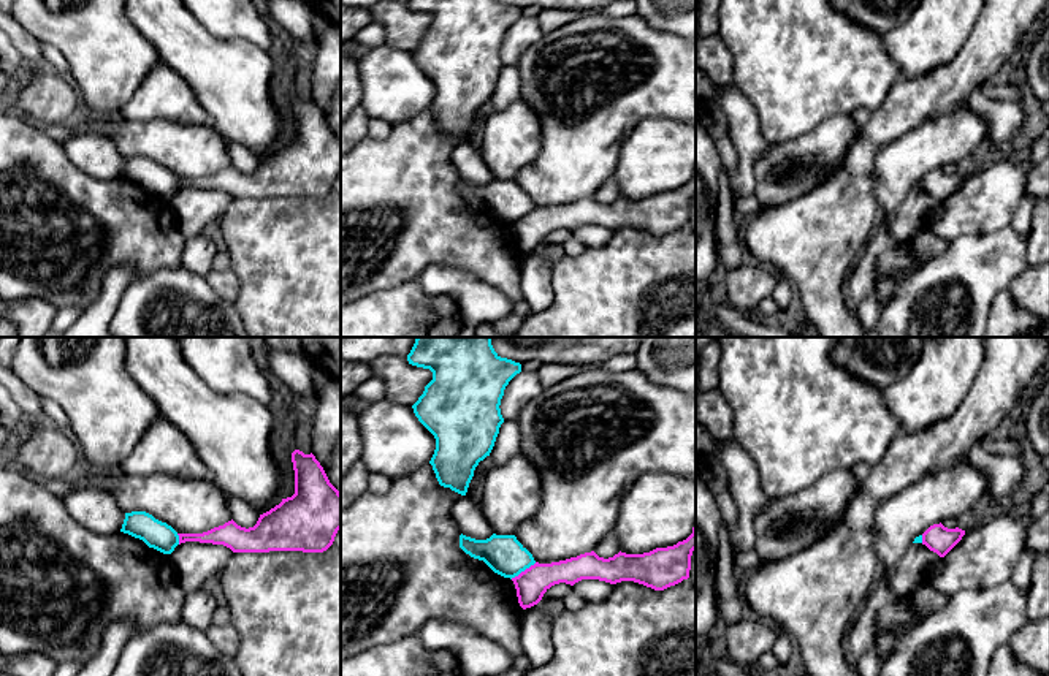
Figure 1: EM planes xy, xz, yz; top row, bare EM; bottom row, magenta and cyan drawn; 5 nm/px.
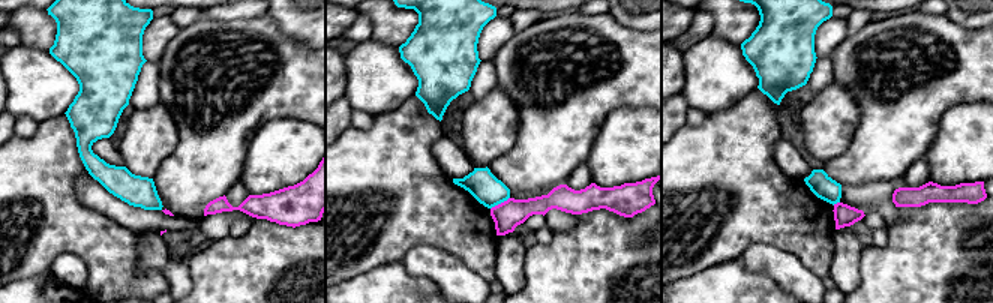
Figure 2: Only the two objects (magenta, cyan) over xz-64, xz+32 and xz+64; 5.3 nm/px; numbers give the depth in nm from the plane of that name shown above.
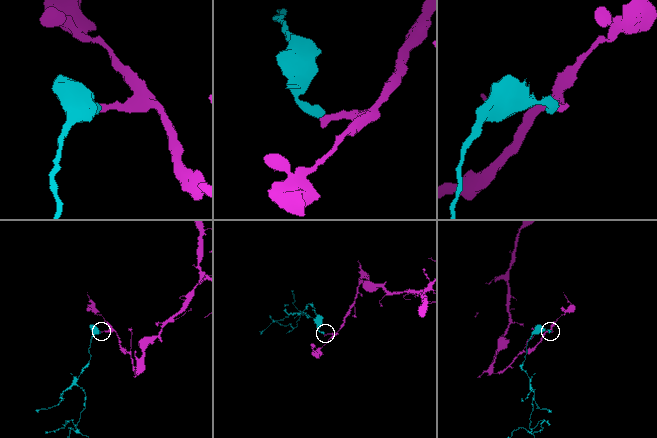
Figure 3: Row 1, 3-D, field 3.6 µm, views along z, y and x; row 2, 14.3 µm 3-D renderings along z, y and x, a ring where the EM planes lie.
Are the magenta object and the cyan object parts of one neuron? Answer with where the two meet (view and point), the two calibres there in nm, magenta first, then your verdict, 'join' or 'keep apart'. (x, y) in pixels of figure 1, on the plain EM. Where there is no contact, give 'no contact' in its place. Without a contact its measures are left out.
contact xz (525, 216); calibres 160 and 200 nm; keep apart

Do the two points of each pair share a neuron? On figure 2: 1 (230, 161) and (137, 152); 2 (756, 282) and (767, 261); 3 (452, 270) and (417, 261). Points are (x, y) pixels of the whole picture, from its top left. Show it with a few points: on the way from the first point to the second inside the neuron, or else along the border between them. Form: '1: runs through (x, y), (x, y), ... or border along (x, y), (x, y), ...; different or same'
1: border along (174, 120), (176, 147), (152, 177); different
2: border along (740, 258), (749, 269), (765, 272), (782, 287); different
3: runs through (443, 269), (426, 261); same

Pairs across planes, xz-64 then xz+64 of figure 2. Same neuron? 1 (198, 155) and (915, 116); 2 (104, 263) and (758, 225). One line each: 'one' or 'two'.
1: one
2: one

